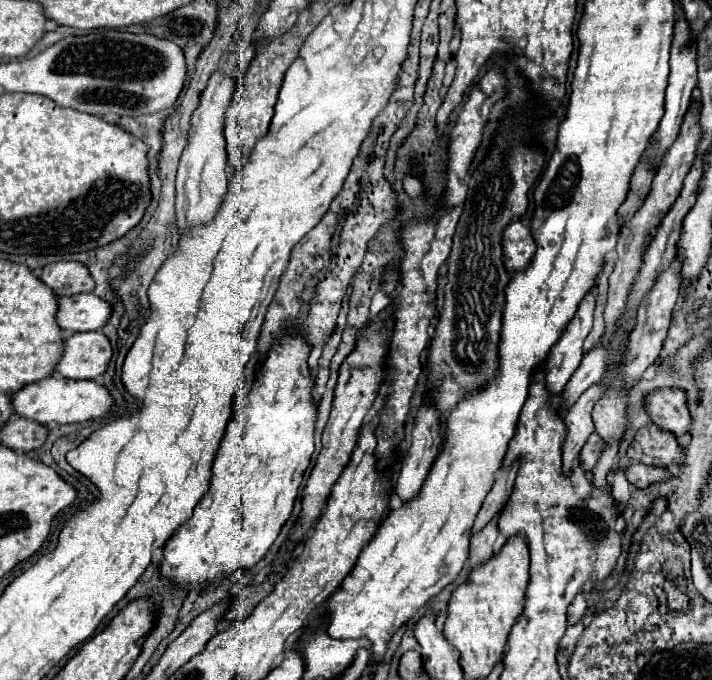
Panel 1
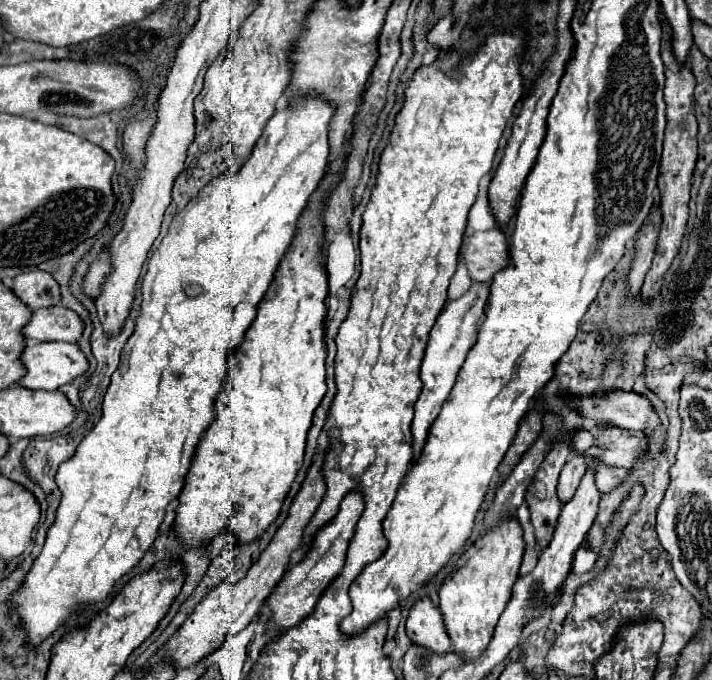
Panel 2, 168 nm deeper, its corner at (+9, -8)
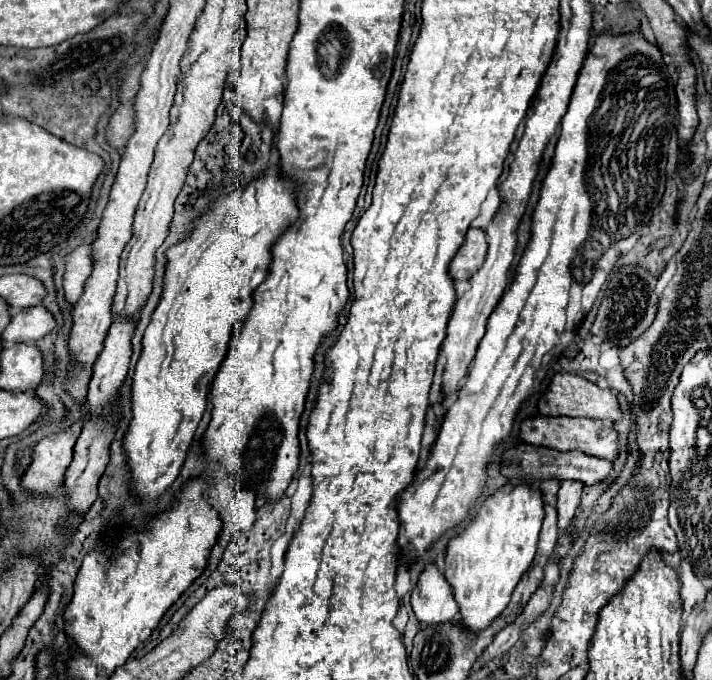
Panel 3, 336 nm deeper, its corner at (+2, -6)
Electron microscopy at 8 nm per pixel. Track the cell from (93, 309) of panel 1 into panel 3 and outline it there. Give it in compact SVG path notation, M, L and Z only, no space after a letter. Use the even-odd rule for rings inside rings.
M32 306L30 310L12 312L10 326L2 332L2 342L34 342L44 338L50 330L54 330L56 322L48 310L42 306Z

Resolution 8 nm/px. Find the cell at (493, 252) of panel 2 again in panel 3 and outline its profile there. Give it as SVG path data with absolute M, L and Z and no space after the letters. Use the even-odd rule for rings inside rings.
M470 228L466 232L466 240L458 254L450 262L450 276L454 280L470 280L470 276L484 264L488 250L486 234L480 228Z

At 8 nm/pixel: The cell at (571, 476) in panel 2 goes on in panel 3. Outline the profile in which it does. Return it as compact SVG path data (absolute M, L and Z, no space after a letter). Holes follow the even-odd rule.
M562 482L560 484L560 490L556 494L556 498L558 498L558 502L556 502L556 508L558 508L558 528L560 530L568 528L576 508L578 508L578 504L580 504L582 488L584 488L582 482Z

